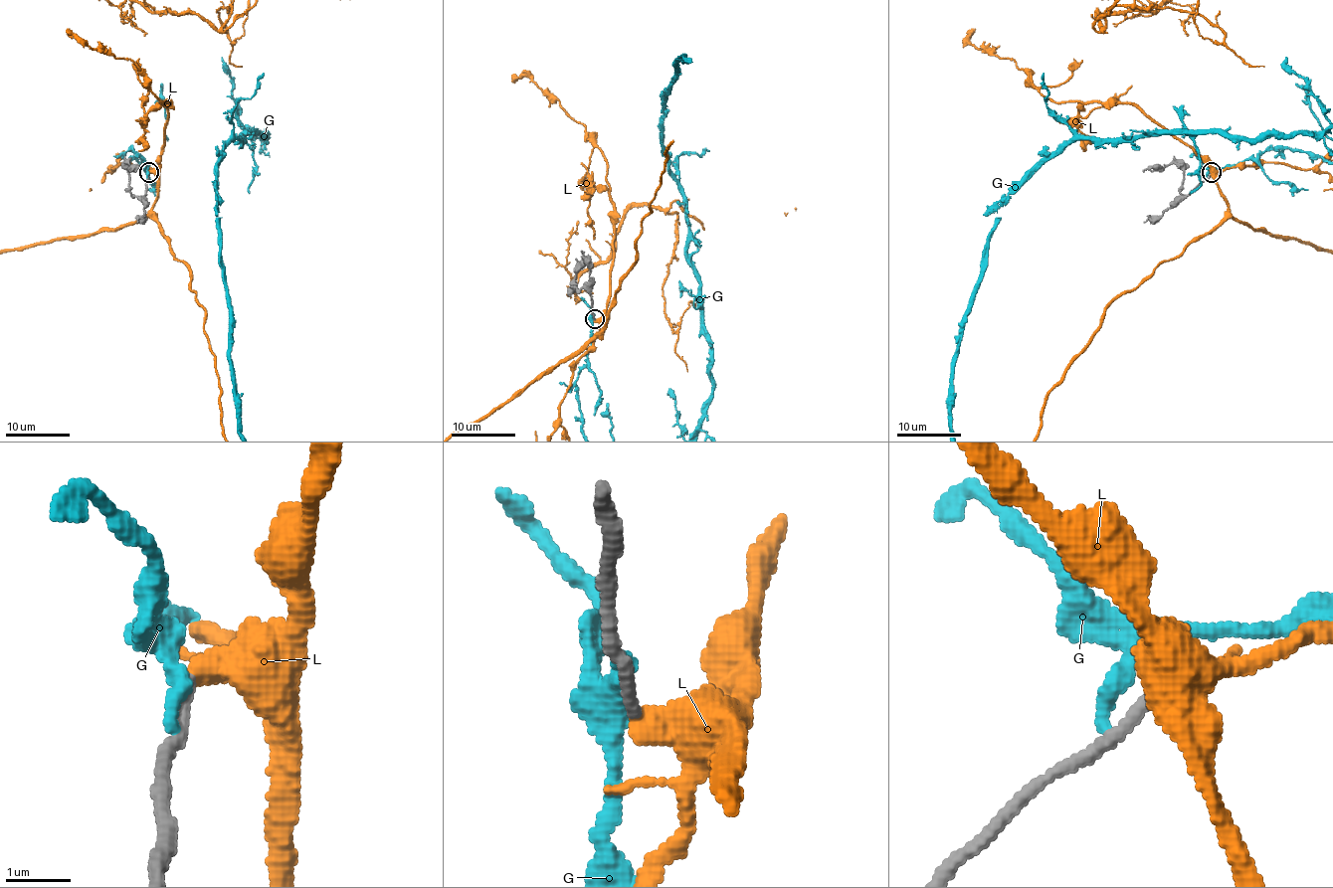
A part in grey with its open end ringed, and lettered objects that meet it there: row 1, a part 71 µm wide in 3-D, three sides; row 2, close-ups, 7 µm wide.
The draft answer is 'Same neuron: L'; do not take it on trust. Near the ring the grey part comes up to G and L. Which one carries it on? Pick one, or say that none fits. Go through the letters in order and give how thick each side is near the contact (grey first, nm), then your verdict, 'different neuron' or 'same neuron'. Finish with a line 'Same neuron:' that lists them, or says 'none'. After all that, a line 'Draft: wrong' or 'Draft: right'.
G: calibres 280 and 240 nm; different neuron
L: calibres 180 and 550 nm; same neuron
Same neuron: L
Draft: right

